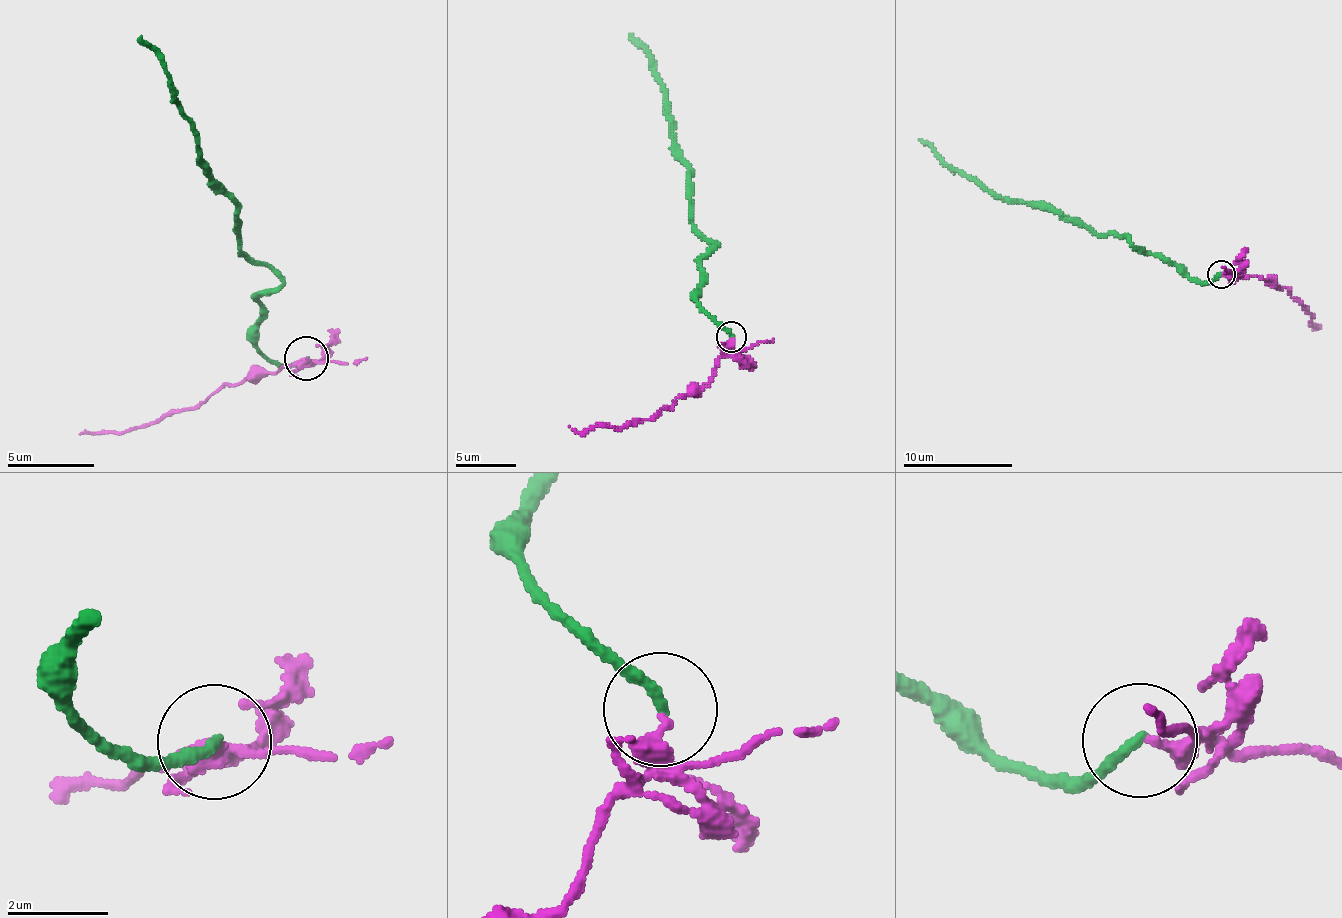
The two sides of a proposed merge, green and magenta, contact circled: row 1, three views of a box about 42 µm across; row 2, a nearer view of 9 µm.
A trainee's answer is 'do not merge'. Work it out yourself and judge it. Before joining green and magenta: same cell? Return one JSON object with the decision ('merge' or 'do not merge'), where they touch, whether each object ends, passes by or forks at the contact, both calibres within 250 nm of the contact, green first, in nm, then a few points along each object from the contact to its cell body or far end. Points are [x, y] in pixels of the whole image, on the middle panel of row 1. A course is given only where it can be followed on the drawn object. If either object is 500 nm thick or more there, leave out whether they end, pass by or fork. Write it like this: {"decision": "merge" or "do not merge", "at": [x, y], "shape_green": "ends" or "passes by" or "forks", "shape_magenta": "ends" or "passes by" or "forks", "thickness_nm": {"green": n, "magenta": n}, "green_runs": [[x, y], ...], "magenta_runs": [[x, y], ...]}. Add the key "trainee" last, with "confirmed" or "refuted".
{"decision": "do not merge", "at": [731, 336], "shape_green": "ends", "shape_magenta": "ends", "thickness_nm": {"green": 240, "magenta": 280}, "green_runs": [[730, 336], [697, 301], [701, 257], [716, 244], [692, 222], [690, 167], [676, 143], [656, 61], [629, 34]], "magenta_runs": [[730, 339], [709, 381], [648, 419], [581, 432], [569, 426]], "trainee": "confirmed"}

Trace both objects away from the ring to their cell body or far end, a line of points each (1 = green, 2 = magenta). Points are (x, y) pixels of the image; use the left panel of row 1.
1: (305, 357), (269, 360), (256, 344), (258, 298), (279, 281), (243, 254), (236, 205), (138, 35)
2: (305, 358), (225, 383), (191, 409), (96, 435), (78, 433)

